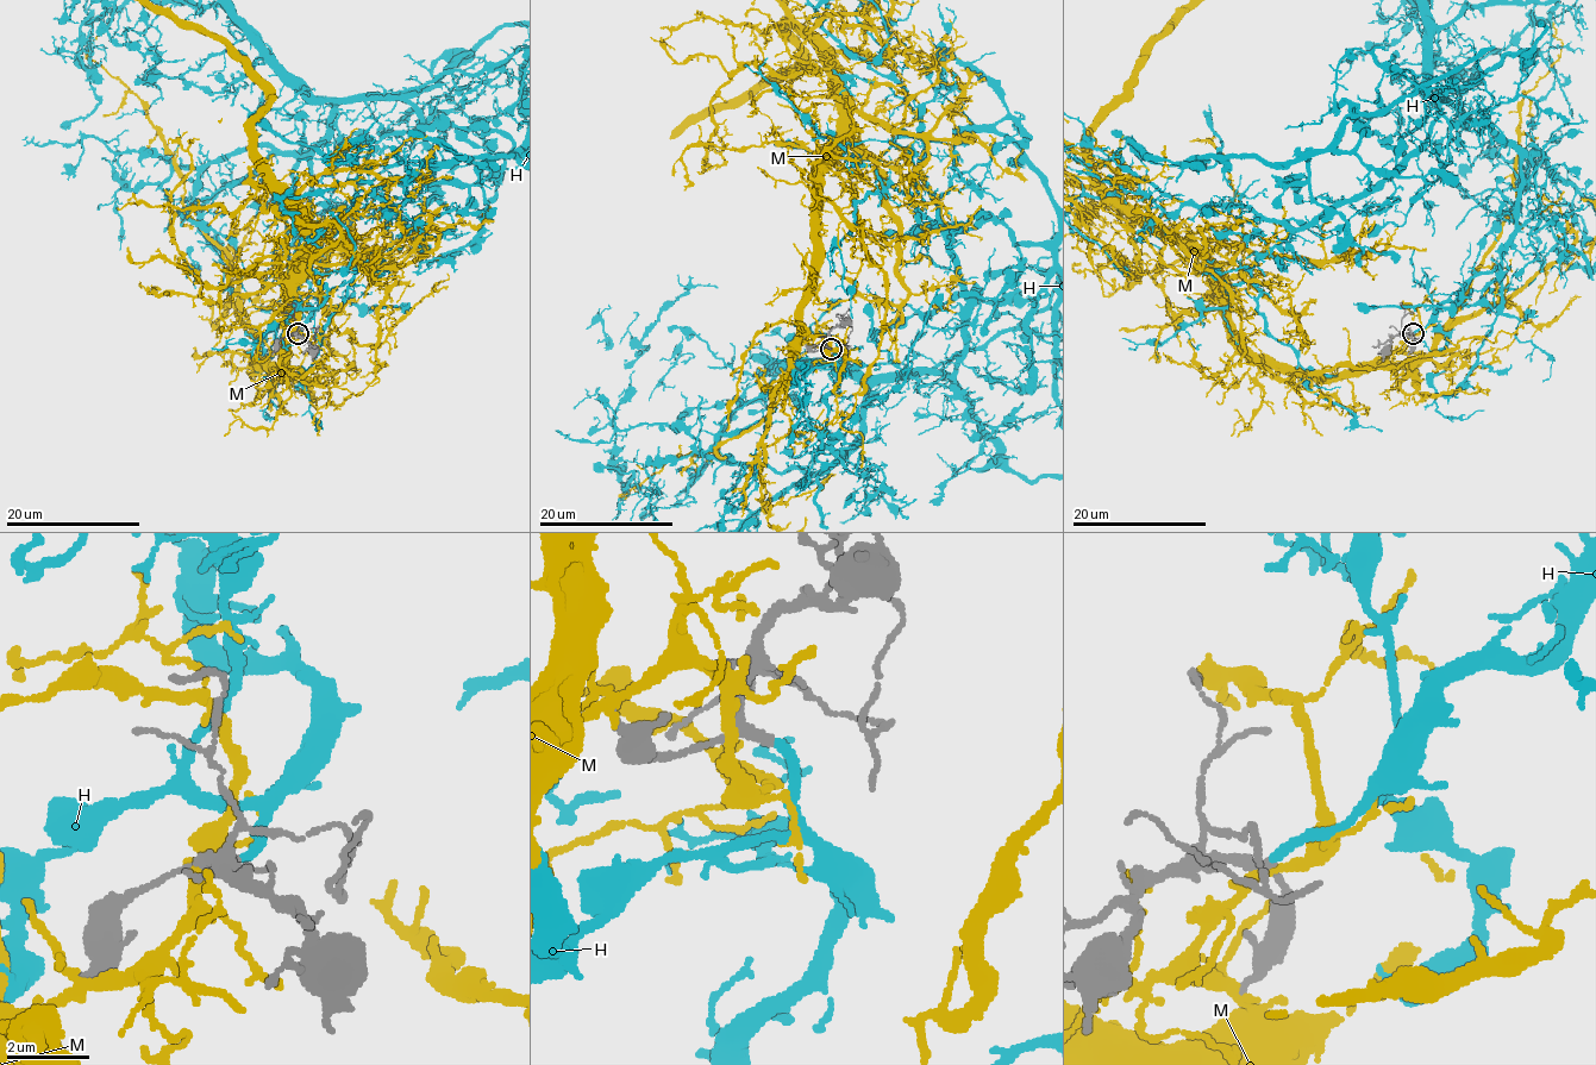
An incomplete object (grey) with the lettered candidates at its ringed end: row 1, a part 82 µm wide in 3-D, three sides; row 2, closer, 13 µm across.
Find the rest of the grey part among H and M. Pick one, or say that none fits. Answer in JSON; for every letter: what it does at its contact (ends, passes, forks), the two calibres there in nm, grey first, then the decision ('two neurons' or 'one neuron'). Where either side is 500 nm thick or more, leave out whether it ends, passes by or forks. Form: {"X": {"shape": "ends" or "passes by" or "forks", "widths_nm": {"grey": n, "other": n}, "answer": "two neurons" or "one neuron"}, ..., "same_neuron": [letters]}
{"H": {"shape": "ends", "widths_nm": {"grey": 200, "other": 240}, "answer": "one neuron"}, "M": {"shape": "passes by", "widths_nm": {"grey": 260, "other": 280}, "answer": "two neurons"}, "same_neuron": ["H"]}

